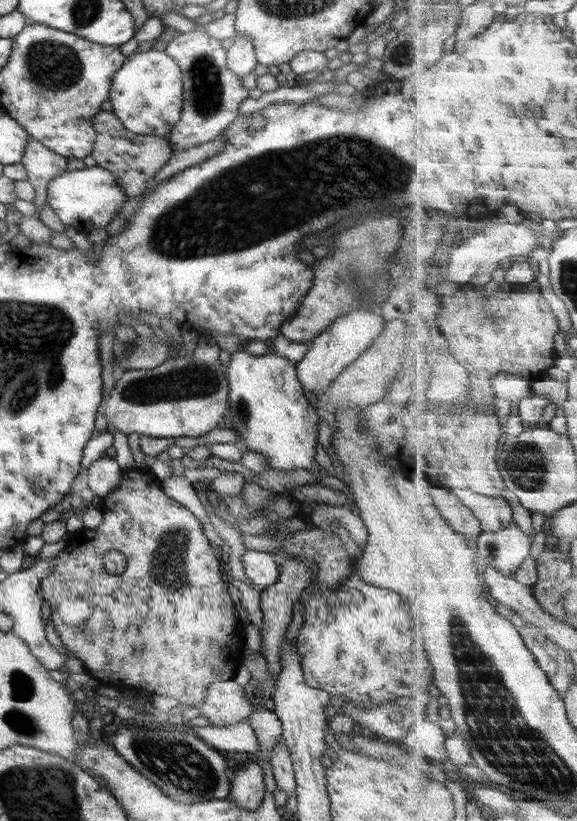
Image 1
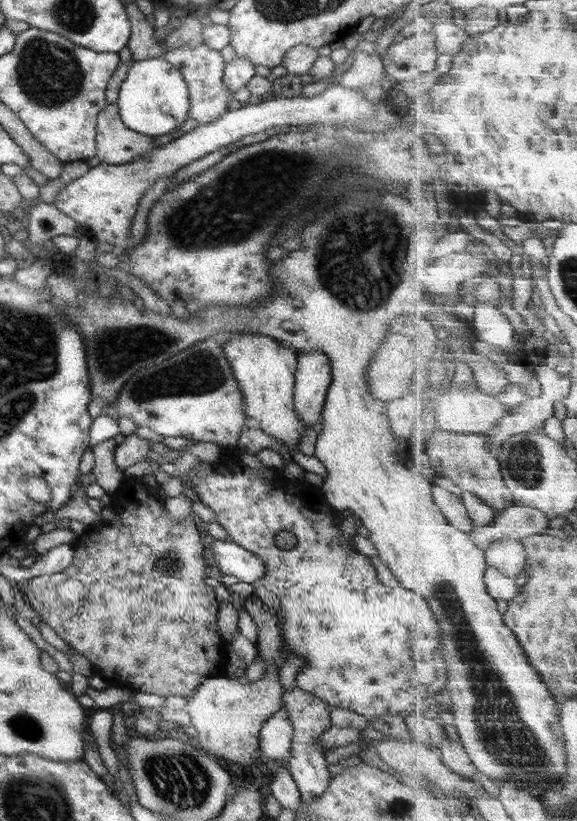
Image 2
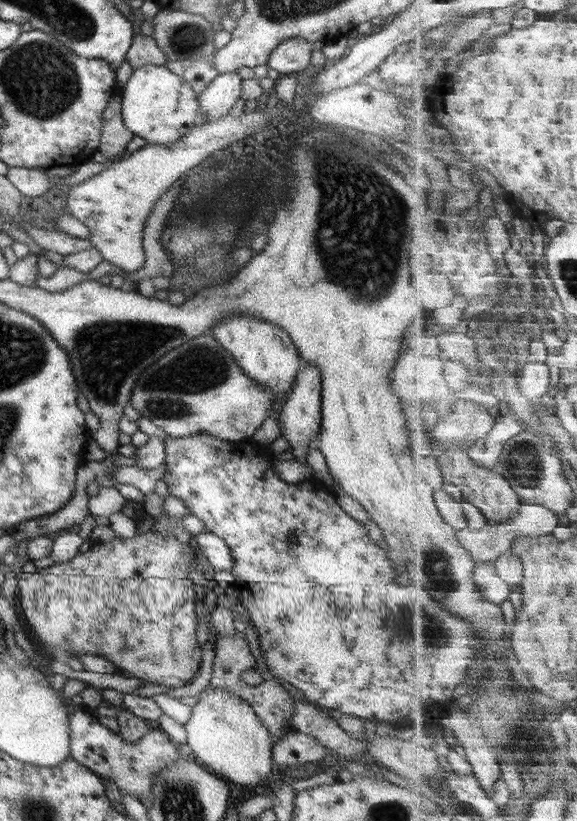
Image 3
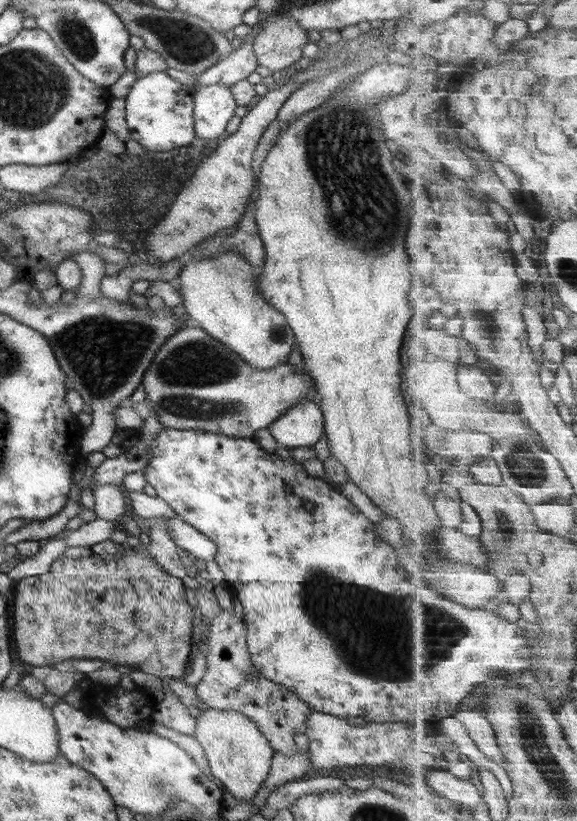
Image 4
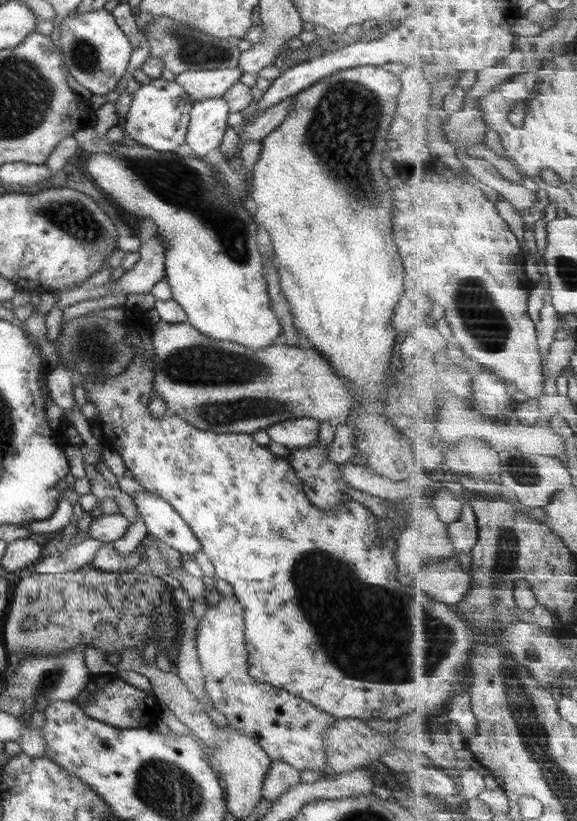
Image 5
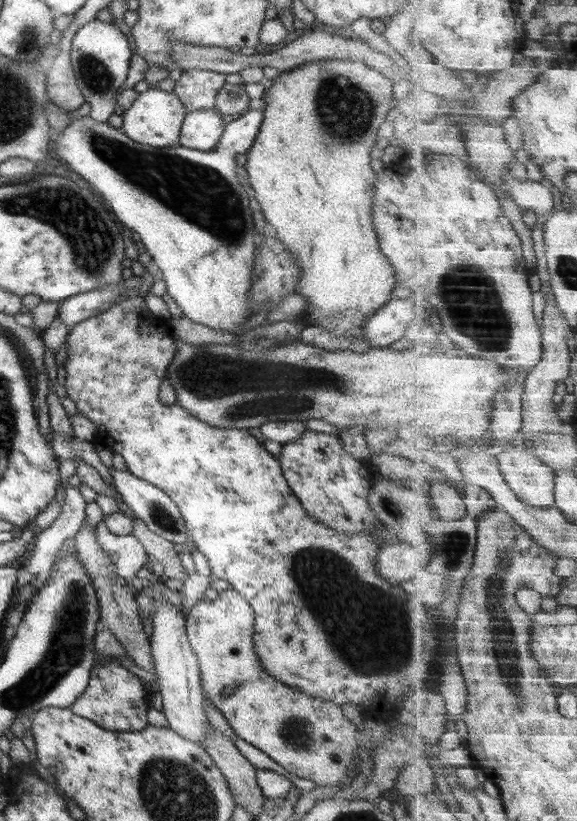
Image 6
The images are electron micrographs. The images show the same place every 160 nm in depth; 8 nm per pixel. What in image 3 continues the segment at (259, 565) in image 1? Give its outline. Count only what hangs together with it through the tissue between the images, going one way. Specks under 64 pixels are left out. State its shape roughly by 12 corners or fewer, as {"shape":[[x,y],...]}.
{"shape":[[195,535],[195,552],[214,571],[231,570],[230,550],[217,535]]}

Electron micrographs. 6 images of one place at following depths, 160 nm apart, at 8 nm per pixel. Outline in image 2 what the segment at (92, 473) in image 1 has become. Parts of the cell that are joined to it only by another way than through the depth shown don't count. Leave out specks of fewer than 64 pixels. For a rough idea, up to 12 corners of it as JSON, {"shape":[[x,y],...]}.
{"shape":[[110,439],[91,448],[93,483],[107,496],[126,479],[113,465]]}

